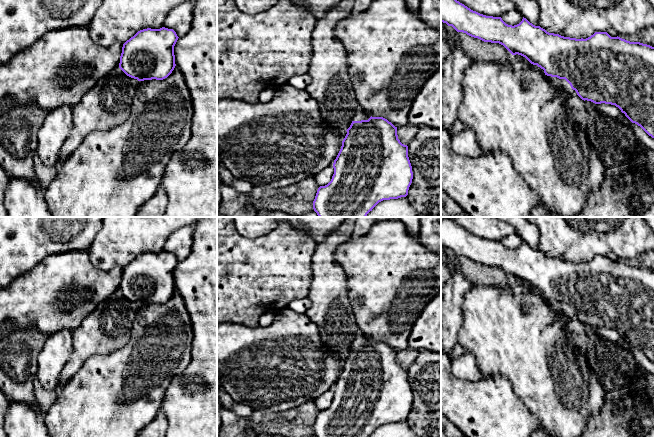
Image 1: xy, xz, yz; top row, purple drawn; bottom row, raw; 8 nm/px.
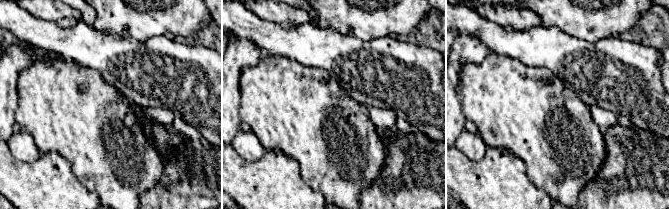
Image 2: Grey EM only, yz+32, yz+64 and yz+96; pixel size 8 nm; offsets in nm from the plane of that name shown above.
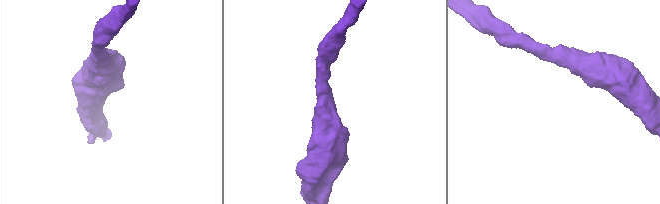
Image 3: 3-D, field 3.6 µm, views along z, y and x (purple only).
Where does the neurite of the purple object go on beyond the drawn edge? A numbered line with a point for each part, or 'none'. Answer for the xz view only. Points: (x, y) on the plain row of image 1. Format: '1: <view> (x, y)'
1: xz (359, 340)

